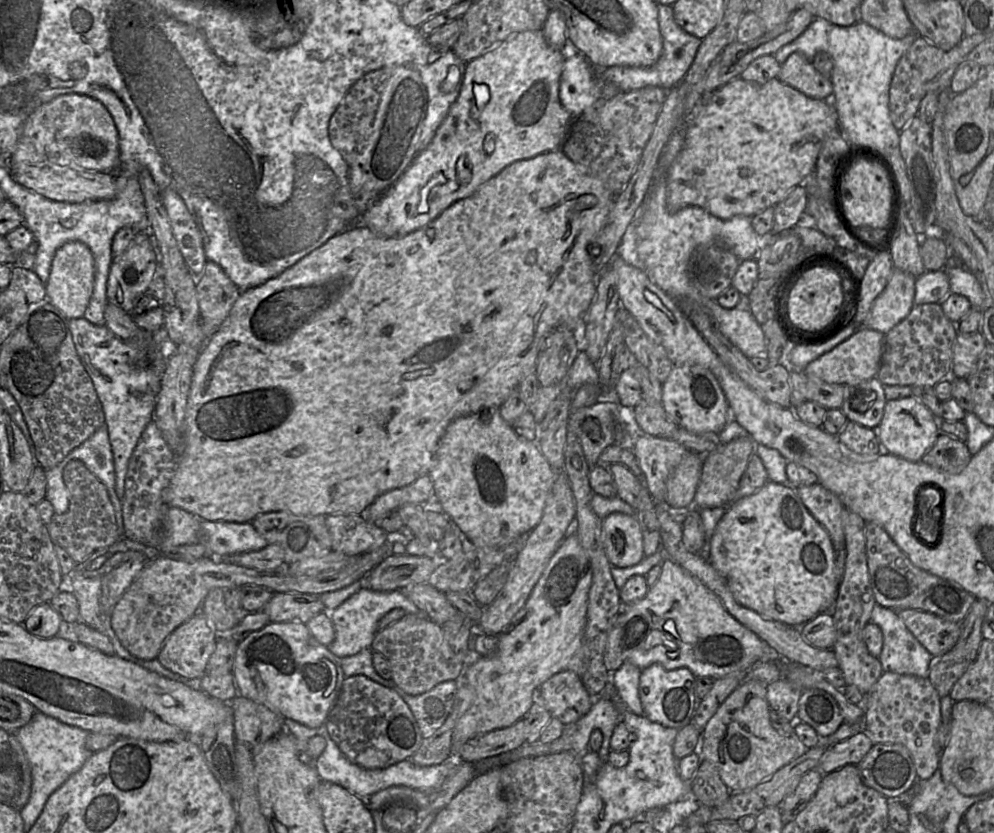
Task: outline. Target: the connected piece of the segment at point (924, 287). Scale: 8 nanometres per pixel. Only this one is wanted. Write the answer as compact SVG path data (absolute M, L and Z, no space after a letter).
M944 270L925 271L916 278L914 305L940 304L949 293L949 278Z

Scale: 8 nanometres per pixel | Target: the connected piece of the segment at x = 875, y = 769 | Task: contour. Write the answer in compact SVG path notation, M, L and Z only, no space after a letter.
M874 744L857 765L864 785L896 800L918 780L909 750L902 744Z

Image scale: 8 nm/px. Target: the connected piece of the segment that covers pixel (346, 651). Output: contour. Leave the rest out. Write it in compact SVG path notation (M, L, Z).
M355 581L341 589L322 593L320 599L325 606L324 612L329 612L335 630L333 642L326 647L338 658L352 656L364 648L369 648L379 631L379 620L390 610L401 608L406 613L423 614L404 591L374 591L363 585L363 581Z

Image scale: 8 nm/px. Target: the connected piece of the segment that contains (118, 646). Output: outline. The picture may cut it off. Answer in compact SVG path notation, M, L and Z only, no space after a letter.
M73 569L73 573L66 578L66 588L73 593L78 602L80 621L106 635L113 644L115 655L163 677L197 688L196 681L198 680L189 680L167 670L158 659L143 660L137 658L124 648L111 627L110 617L104 615L100 608L101 576L85 578Z

